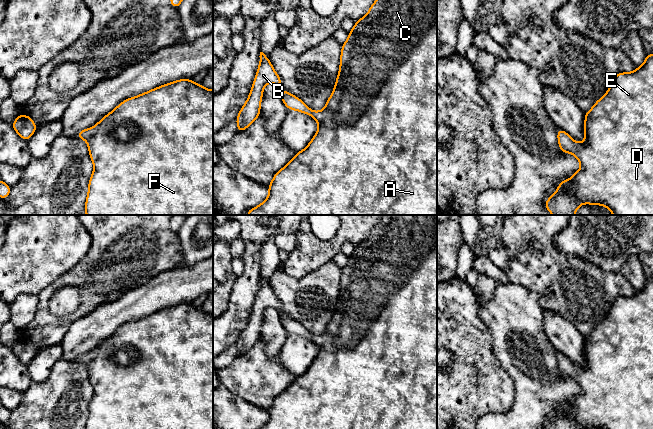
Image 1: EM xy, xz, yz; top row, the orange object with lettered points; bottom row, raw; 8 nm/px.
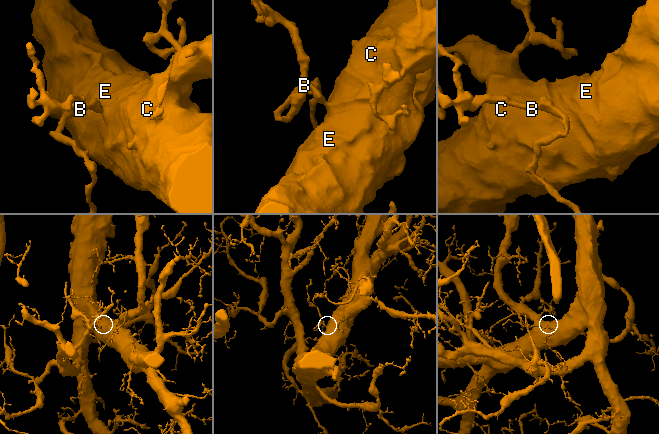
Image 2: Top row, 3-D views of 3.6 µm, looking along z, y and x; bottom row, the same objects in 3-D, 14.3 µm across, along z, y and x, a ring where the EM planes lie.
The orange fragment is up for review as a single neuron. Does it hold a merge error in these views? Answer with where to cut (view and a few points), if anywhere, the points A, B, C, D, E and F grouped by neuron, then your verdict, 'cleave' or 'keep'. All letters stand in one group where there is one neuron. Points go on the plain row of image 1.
cut none; groups A B C D E F; keep

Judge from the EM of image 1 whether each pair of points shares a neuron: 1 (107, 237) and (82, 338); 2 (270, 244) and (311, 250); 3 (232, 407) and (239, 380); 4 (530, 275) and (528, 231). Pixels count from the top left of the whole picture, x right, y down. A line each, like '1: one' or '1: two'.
1: two
2: two
3: two
4: one

